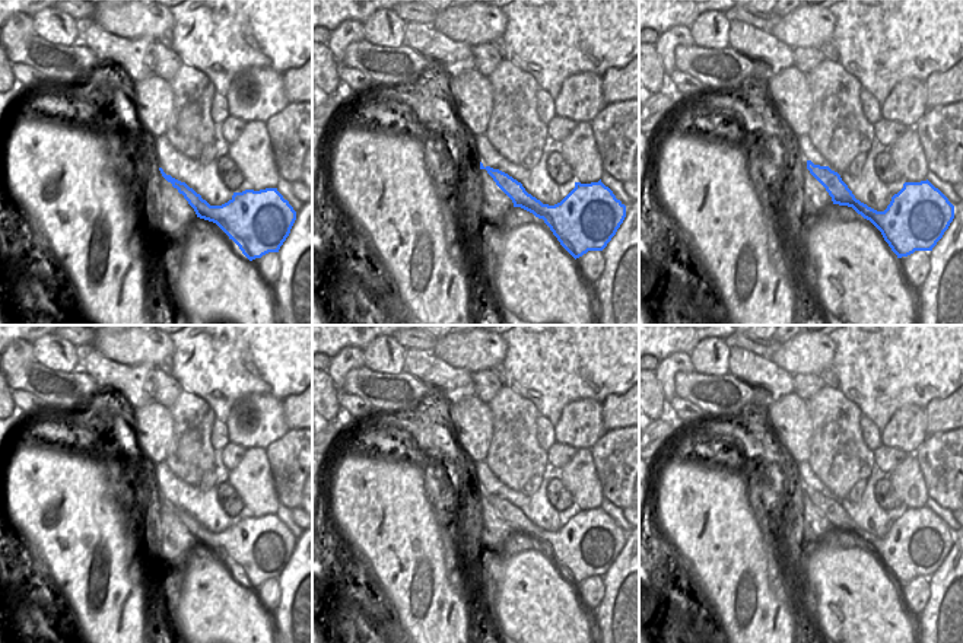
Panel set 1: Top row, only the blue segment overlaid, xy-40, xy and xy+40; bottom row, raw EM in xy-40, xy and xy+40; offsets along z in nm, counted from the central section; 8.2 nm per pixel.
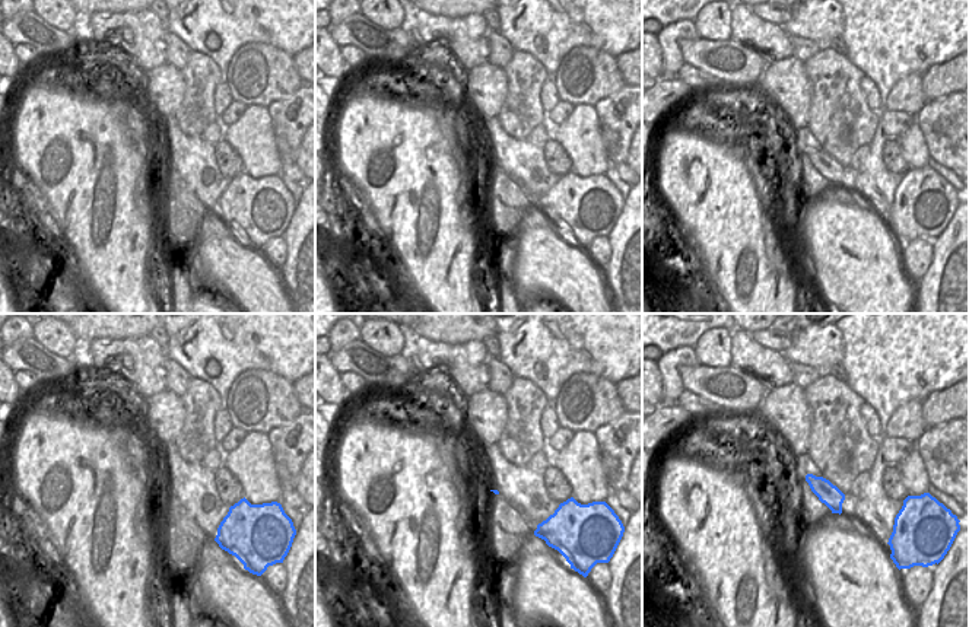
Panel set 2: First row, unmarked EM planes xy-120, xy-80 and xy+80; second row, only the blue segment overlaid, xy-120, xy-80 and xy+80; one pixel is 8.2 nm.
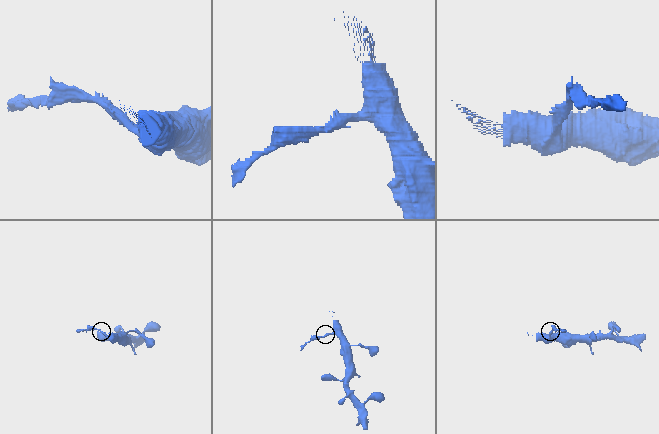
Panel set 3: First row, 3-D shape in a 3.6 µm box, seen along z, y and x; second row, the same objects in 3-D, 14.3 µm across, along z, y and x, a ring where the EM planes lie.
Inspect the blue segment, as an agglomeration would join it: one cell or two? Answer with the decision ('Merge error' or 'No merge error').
No merge error

